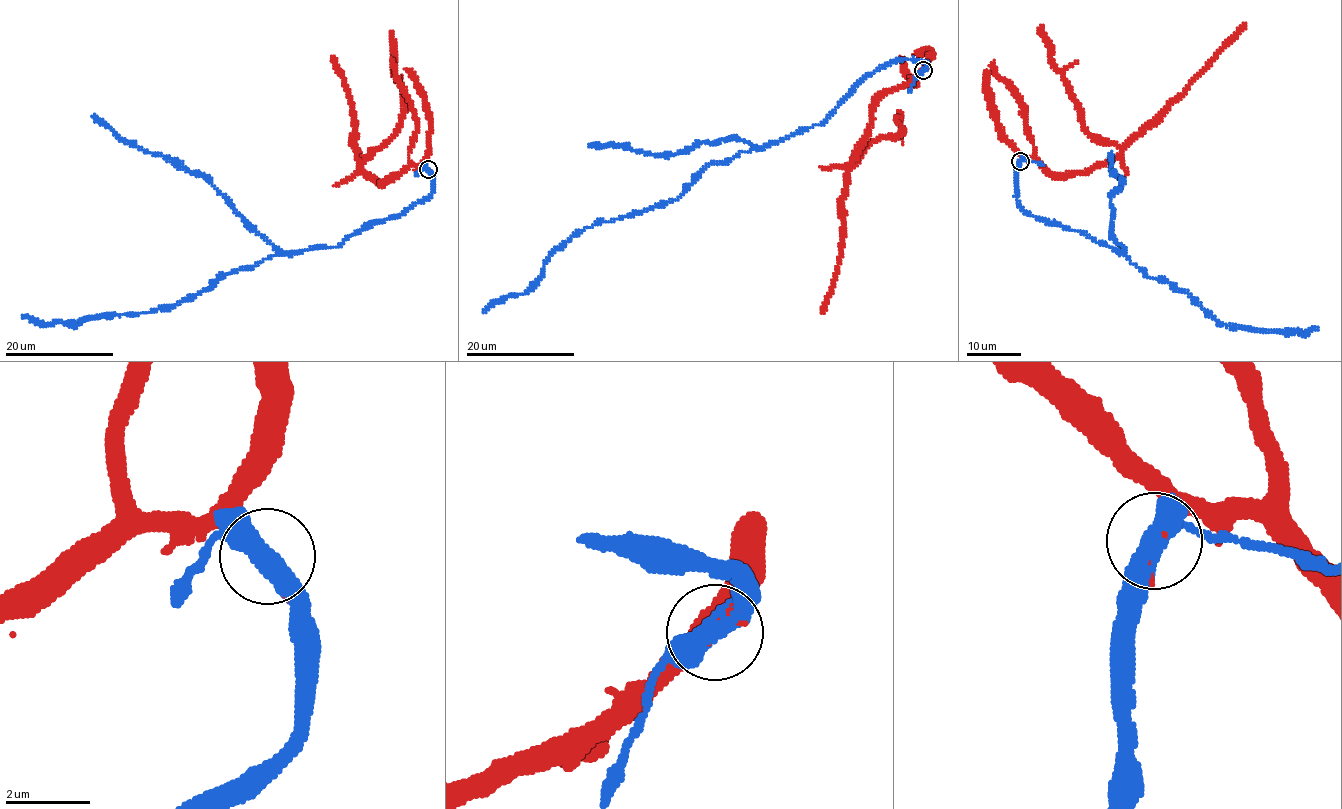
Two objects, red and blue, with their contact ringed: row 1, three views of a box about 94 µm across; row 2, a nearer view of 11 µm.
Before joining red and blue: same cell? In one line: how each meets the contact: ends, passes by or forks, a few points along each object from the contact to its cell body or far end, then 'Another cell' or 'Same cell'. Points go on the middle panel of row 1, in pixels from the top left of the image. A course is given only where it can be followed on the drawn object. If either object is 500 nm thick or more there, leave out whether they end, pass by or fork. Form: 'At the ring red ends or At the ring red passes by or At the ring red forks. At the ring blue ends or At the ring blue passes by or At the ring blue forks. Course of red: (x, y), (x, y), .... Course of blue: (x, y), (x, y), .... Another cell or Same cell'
At the ring red passes by. At the ring blue passes by. Course of red: (924, 70), (879, 100), (871, 135), (850, 163), (848, 192), (843, 204), (844, 238), (832, 291), (822, 312). Course of blue: (924, 70), (898, 59), (877, 67), (822, 123), (713, 162), (675, 198), (575, 231), (523, 293), (482, 312). Same cell

